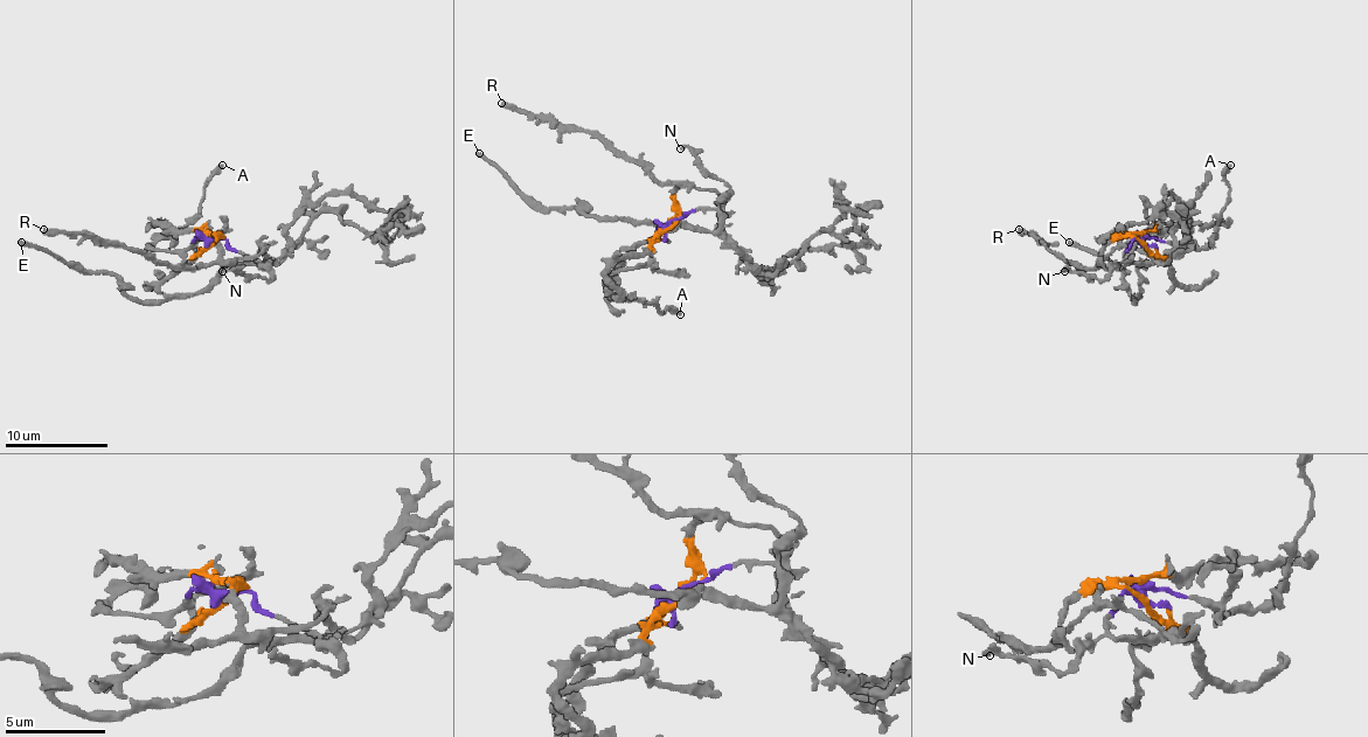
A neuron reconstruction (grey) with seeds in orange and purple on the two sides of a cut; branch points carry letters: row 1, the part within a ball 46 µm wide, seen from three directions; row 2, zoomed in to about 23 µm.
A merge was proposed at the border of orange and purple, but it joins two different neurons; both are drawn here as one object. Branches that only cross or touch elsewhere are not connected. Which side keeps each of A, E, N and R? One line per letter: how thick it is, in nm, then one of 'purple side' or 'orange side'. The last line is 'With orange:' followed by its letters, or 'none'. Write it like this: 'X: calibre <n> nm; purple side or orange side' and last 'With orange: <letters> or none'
A: calibre 320 nm; purple side
E: calibre 320 nm; purple side
N: calibre 180 nm; purple side
R: calibre 420 nm; orange side
With orange: R

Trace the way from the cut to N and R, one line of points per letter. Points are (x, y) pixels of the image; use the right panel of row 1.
N: (1141, 241), (1133, 238), (1123, 259), (1103, 279), (1062, 270), (1064, 272)
R: (1141, 241), (1133, 236), (1113, 238), (1097, 264), (1080, 266), (1069, 264), (1018, 228)

